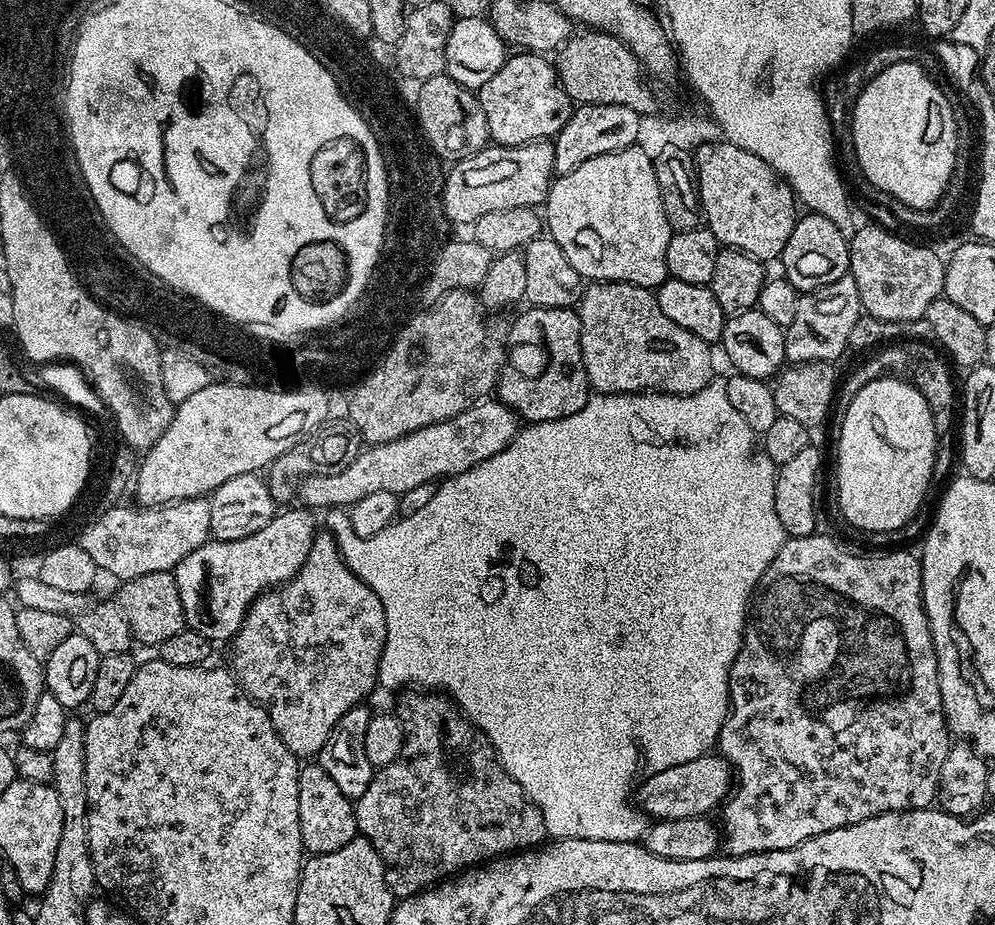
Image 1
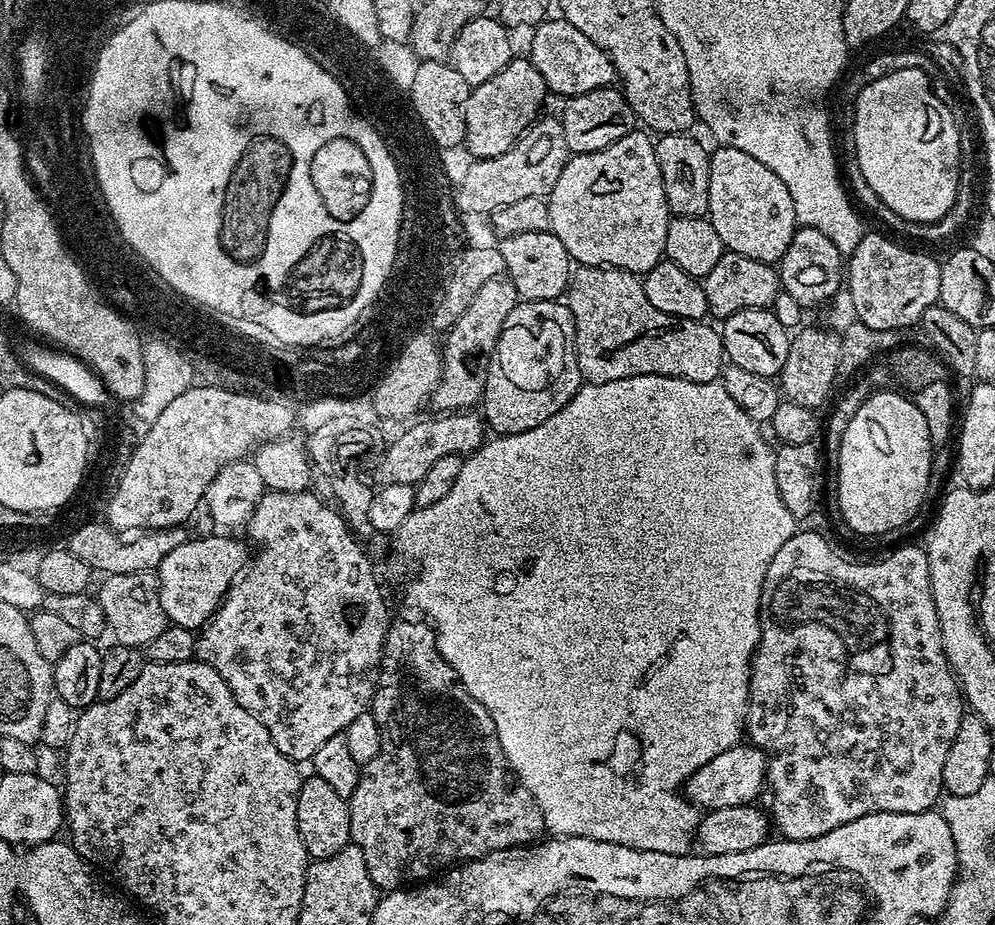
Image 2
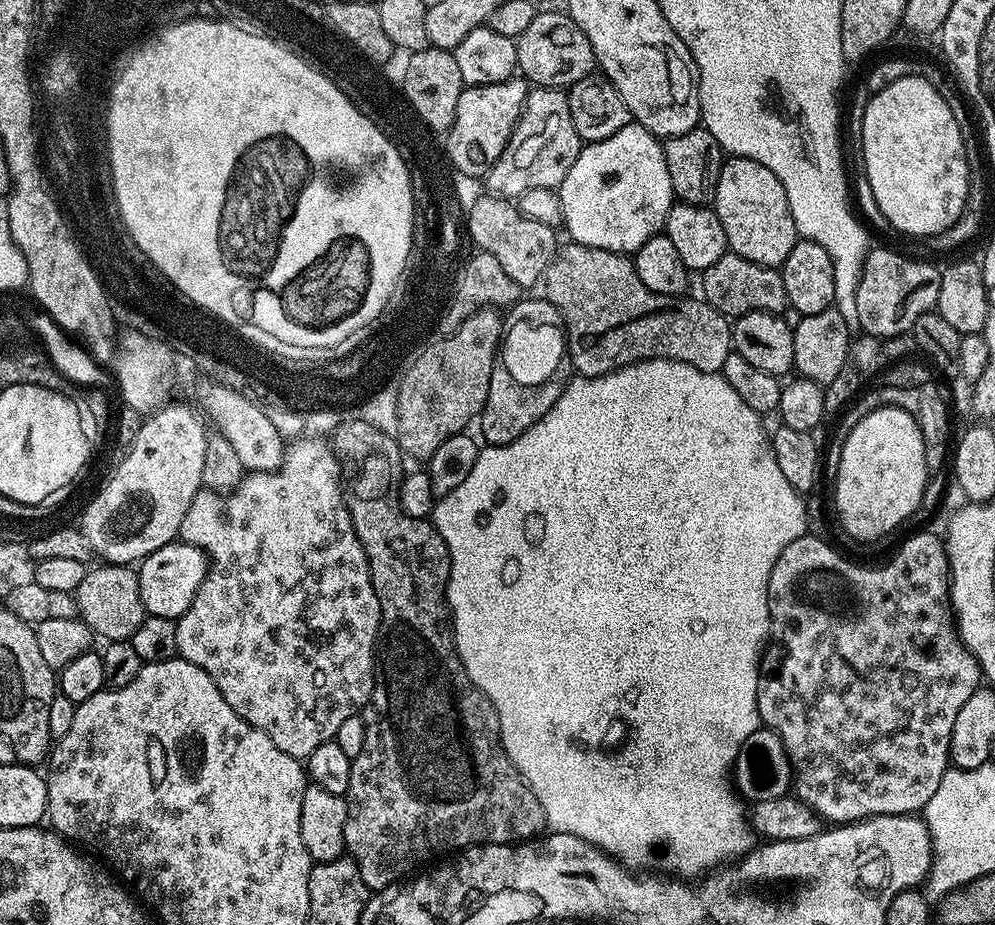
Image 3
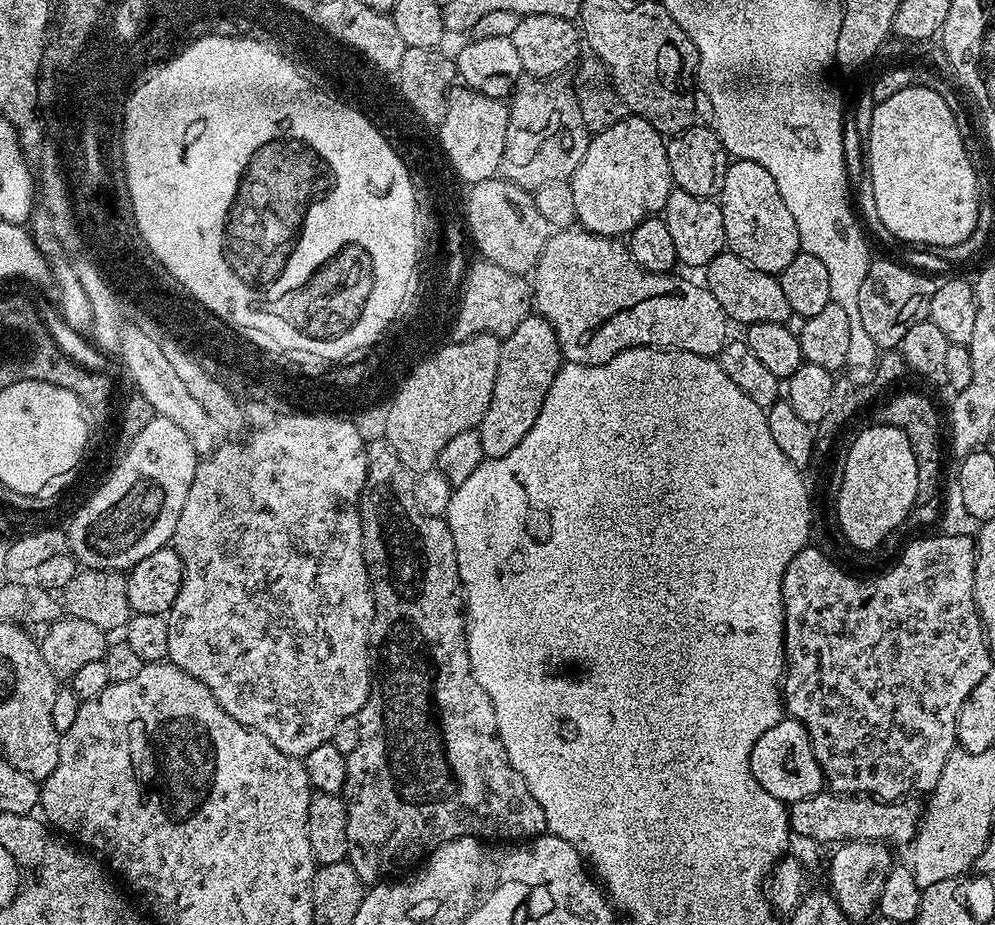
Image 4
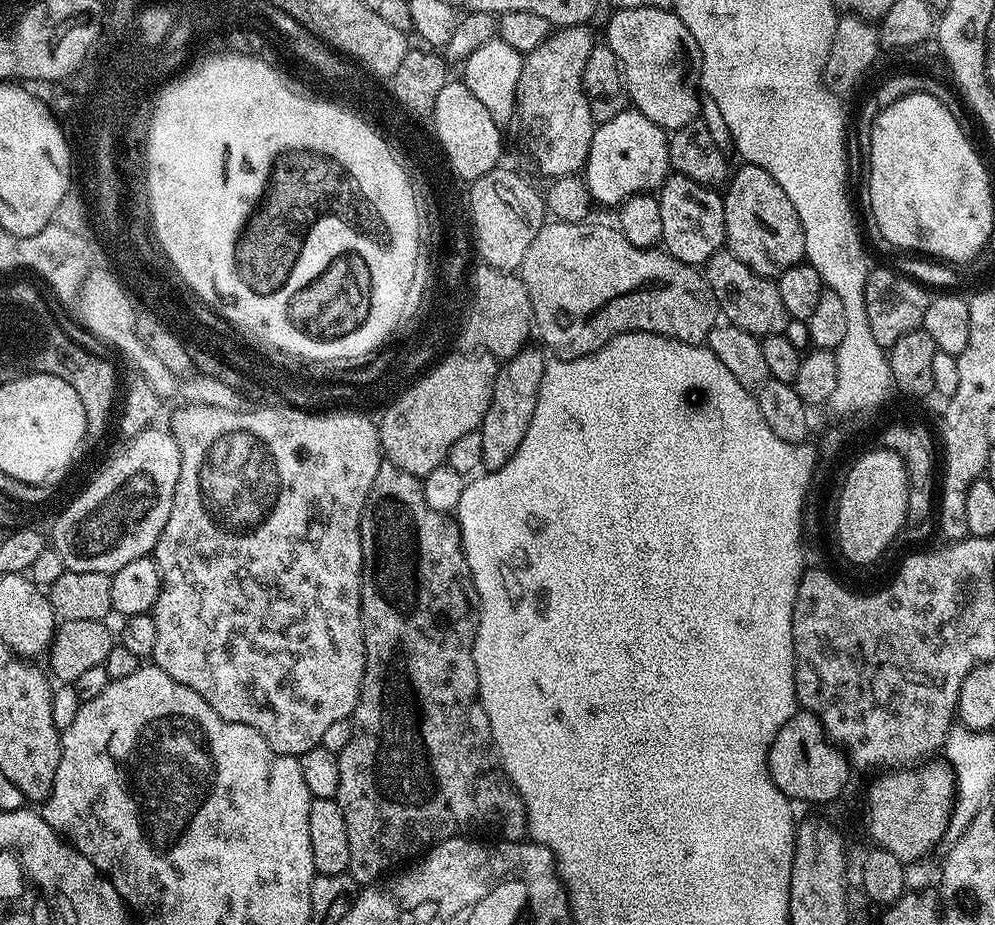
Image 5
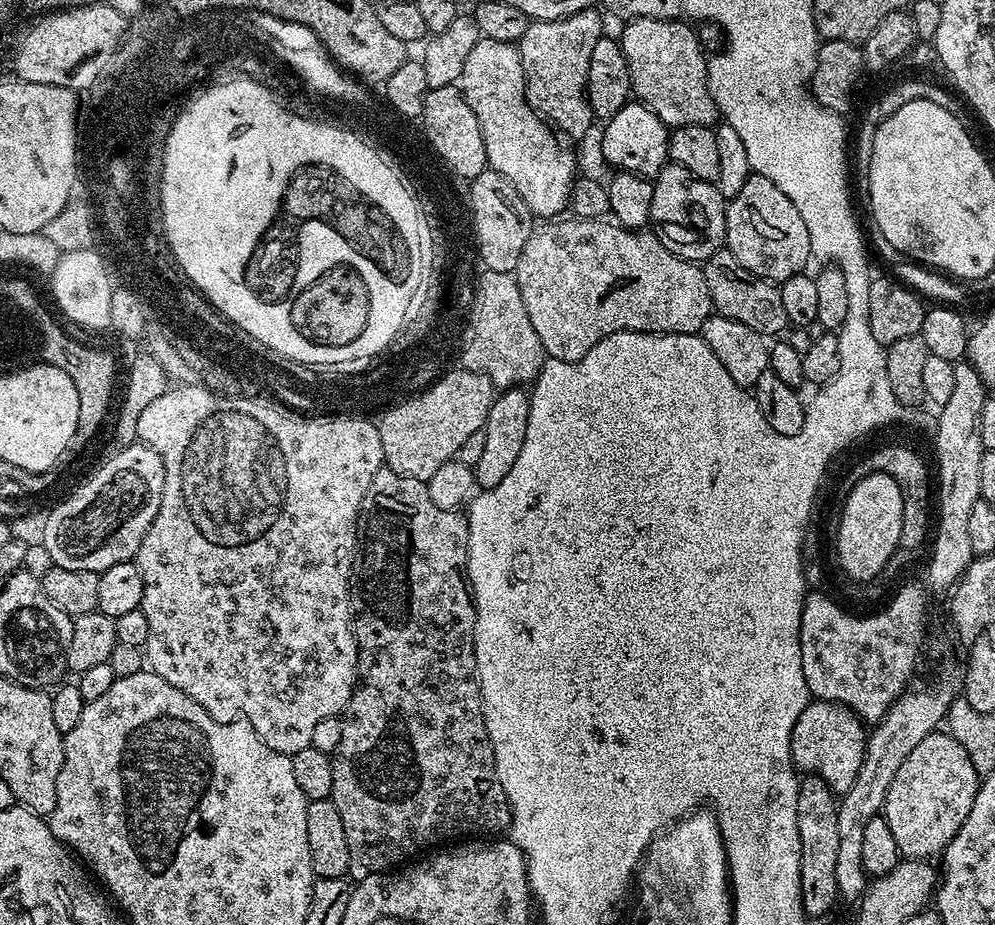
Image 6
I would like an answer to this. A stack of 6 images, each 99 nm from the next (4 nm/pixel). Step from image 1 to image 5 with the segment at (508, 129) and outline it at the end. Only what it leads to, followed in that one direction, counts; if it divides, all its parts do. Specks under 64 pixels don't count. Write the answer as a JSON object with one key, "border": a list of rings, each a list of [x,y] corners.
{"border":[[[449,79],[438,90],[438,98],[434,98],[433,124],[434,140],[441,149],[447,149],[452,157],[453,164],[459,169],[466,182],[477,180],[482,174],[486,174],[491,168],[501,163],[500,151],[504,144],[500,141],[501,125],[490,118],[486,106],[470,94],[470,90],[459,79]]]}

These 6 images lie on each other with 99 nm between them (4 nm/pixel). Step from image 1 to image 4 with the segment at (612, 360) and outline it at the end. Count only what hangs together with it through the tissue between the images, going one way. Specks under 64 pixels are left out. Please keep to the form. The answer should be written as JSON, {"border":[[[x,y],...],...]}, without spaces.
{"border":[[[573,226],[549,235],[544,249],[530,273],[530,293],[534,308],[550,322],[560,343],[560,355],[574,364],[605,364],[626,348],[657,346],[680,348],[699,356],[719,357],[730,339],[727,314],[718,306],[718,298],[703,283],[695,284],[672,272],[651,272],[630,254],[623,239],[589,232]]]}

